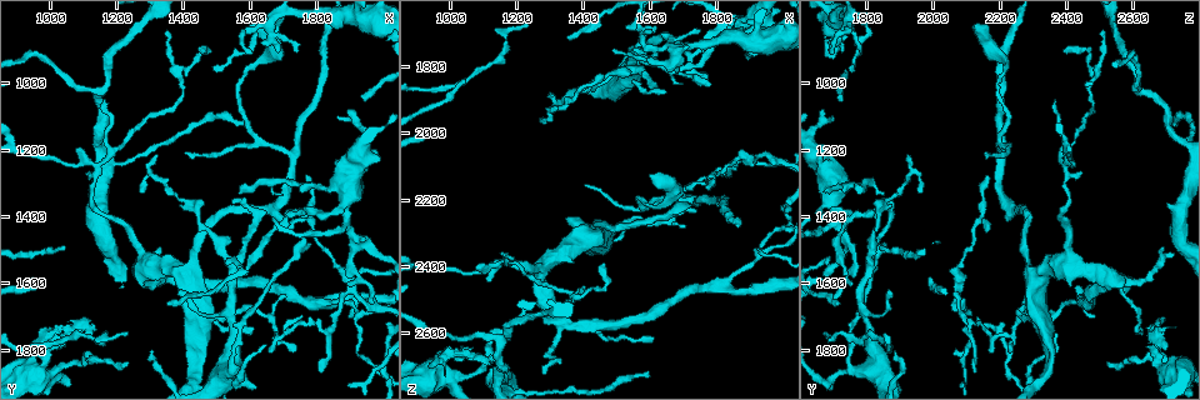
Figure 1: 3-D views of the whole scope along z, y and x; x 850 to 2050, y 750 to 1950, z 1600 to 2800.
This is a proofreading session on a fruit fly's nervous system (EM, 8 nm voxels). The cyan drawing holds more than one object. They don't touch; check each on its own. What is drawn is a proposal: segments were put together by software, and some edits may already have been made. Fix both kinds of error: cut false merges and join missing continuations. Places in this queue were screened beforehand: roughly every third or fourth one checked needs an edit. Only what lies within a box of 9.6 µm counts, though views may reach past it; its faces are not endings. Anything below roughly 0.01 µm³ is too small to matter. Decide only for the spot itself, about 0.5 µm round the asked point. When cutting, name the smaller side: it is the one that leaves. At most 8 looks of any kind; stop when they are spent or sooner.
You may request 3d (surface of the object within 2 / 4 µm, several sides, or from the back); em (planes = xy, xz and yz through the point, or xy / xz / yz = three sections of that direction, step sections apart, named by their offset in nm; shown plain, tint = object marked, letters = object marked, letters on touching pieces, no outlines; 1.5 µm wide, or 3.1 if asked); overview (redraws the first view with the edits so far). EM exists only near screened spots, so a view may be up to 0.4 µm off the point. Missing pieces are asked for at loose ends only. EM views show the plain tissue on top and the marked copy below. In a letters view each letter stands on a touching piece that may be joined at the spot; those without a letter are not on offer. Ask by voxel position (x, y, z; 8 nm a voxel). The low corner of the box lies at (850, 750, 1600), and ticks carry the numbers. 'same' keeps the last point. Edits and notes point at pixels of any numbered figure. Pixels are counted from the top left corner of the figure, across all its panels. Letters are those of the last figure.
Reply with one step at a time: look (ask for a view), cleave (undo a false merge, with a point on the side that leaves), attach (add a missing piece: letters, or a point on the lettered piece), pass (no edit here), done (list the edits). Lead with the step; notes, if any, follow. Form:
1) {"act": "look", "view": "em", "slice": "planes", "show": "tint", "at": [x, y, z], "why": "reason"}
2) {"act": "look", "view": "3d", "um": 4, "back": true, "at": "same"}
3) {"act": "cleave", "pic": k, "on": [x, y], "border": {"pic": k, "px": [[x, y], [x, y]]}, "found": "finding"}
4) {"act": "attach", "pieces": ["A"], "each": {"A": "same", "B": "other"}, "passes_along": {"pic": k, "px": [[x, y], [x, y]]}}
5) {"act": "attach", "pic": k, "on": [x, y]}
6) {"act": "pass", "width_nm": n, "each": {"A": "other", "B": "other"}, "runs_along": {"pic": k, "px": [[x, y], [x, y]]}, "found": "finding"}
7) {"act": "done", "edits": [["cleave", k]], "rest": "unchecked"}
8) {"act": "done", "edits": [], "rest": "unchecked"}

{"act": "look", "view": "em", "slice": "xz", "step": 8, "show": "letters", "at": [1280, 1510, 2720], "why": "free end"}

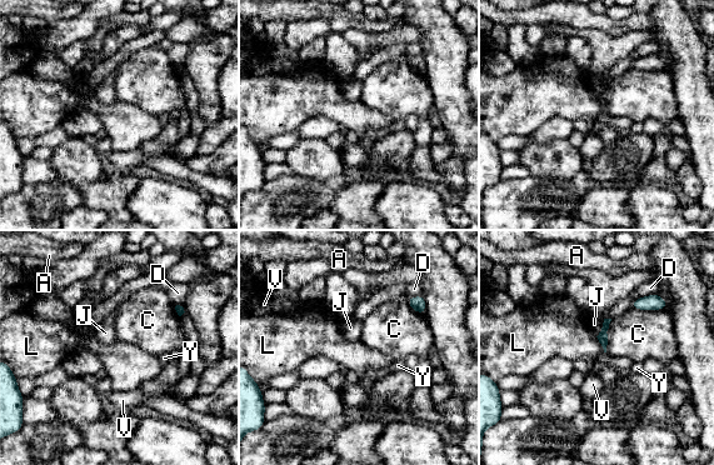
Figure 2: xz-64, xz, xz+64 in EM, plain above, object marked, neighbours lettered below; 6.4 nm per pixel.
{"act": "look", "view": "em", "slice": "xy", "step": 8, "show": "letters", "at": "same", "why": "another direction"}

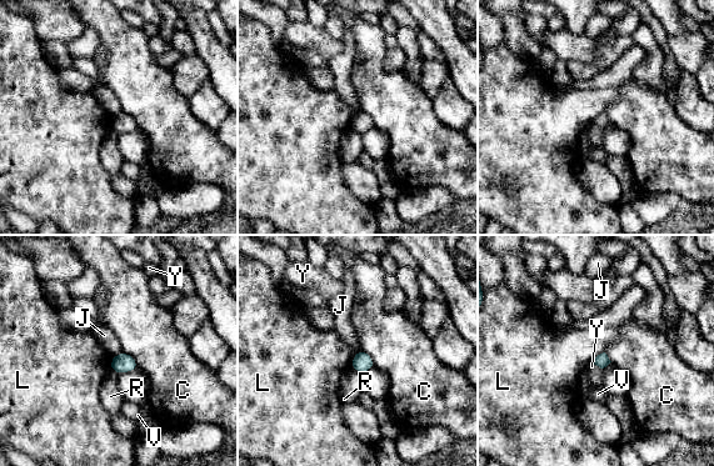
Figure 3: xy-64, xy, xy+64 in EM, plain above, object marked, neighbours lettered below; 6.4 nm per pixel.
{"act": "pass", "each": {"C": "other", "J": "other", "L": "other", "R": "other", "V": "other", "Y": "other"}, "border": {"pic": 3, "px": [[359, 350], [353, 357], [350, 367]]}, "found": "none of them fits"}

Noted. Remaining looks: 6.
{"act": "look", "view": "3d", "um": 4, "at": [990, 1760, 2660], "why": "abrupt turn"}

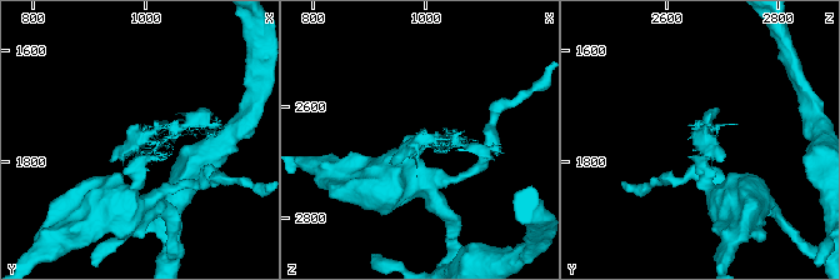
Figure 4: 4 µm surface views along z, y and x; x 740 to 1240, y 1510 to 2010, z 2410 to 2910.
{"act": "look", "view": "em", "slice": "xz", "step": 4, "show": "tint", "at": [990, 1765, 2660], "why": "shape alone is not enough"}

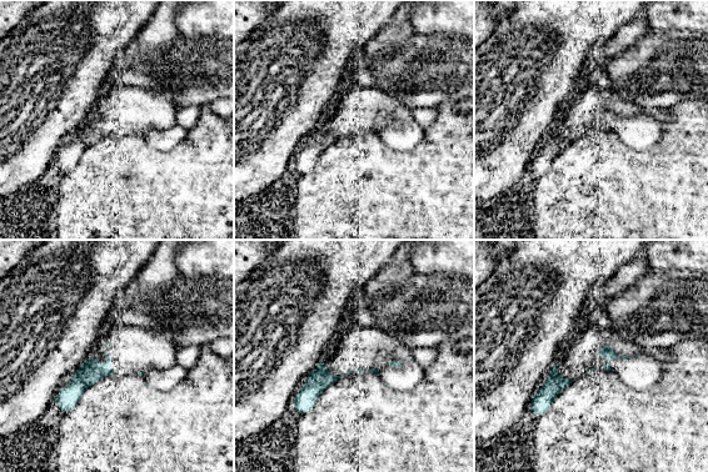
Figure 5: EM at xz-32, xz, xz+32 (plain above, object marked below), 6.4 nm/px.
{"act": "look", "view": "em", "slice": "planes", "show": "letters", "at": "same", "why": "cut it another way"}

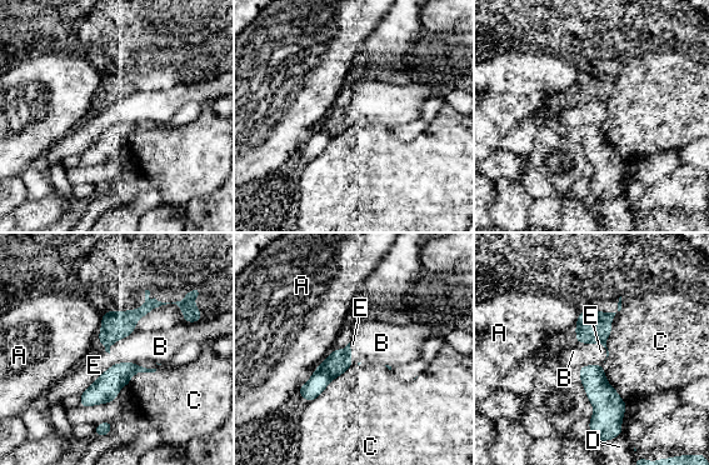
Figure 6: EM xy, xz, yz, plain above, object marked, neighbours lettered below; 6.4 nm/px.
{"act": "pass", "longest_contact_nm": ["C", 700], "each": {"A": "other", "B": "other", "C": "other", "D": "other", "E": "other"}, "border": {"pic": 6, "px": [[607, 349], [602, 363], [577, 369]]}, "found": "continuous, no second cell"}

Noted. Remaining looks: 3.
{"act": "look", "view": "3d", "um": 2, "at": [1620, 830, 1750], "why": "sudden change in width"}

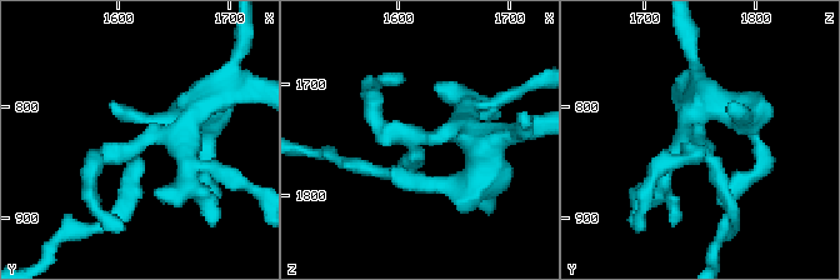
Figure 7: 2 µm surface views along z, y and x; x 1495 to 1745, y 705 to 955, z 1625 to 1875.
{"act": "look", "view": "em", "slice": "planes", "show": "tint", "at": [1614, 834, 1748]}

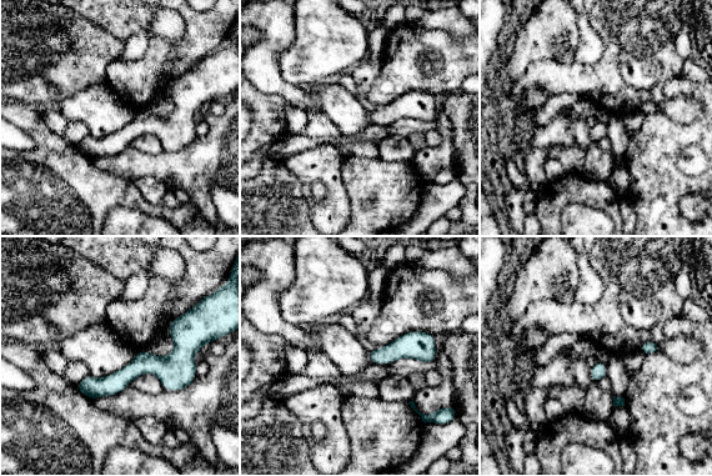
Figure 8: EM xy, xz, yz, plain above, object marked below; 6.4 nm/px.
{"act": "look", "view": "em", "slice": "planes", "show": "letters", "at": "same", "why": "see the neighbours"}

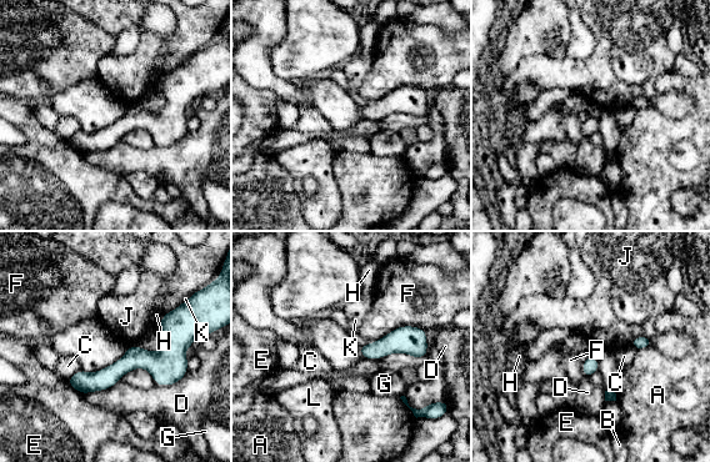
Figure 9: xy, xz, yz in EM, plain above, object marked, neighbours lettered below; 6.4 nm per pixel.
{"act": "pass", "width_nm": 100, "each": {"A": "other", "B": "other", "C": "other", "D": "other", "E": "other", "F": "other", "G": "other", "H": "other", "J": "other", "K": "other", "L": "other"}, "runs_along": {"pic": 9, "px": [[181, 345], [166, 360], [71, 381]]}, "found": "one cell here"}

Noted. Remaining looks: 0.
{"act": "done", "edits": [], "rest": "unchecked"}

